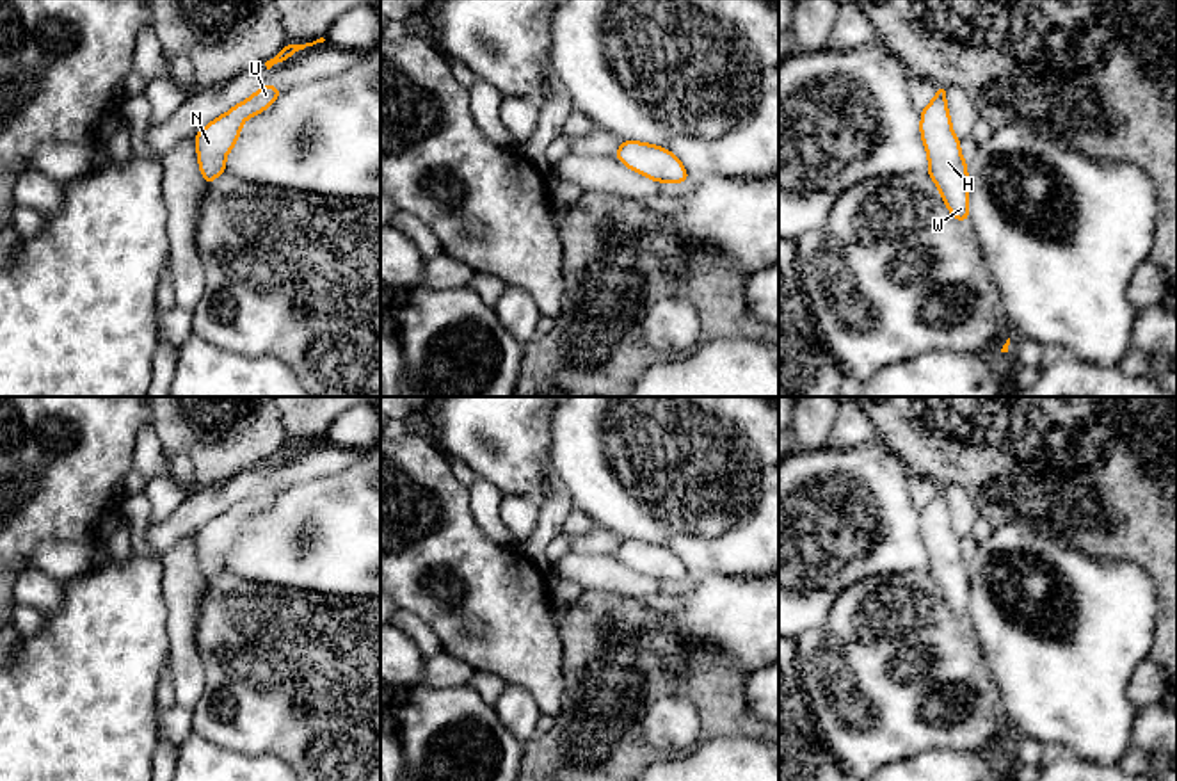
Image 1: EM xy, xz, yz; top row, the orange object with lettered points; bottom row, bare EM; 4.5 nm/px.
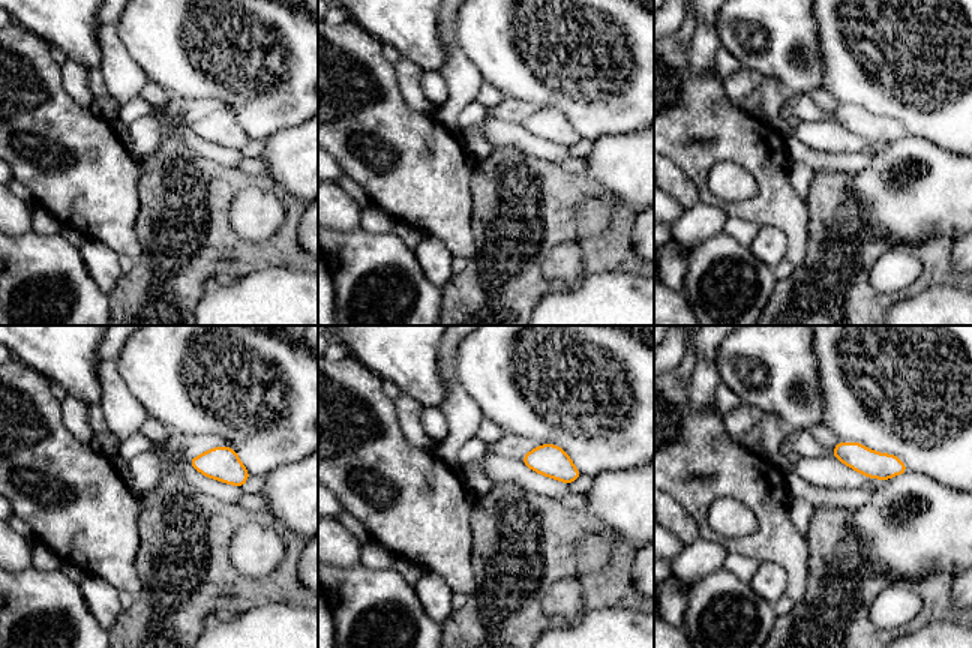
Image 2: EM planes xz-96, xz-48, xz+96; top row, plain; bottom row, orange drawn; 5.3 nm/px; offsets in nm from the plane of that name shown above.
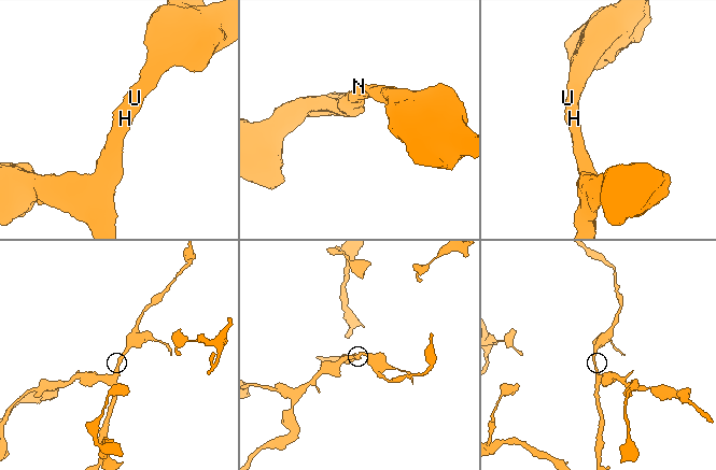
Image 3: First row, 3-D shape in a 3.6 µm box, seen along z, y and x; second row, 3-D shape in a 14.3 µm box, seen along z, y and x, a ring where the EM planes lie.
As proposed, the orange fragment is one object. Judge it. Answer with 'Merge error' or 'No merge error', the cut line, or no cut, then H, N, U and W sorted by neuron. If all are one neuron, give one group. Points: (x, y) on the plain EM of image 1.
No merge error. No split. Groups: H N U W

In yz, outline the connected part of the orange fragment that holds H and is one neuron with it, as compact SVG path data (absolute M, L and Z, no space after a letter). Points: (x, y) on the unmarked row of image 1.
M937 484L935 496L921 511L921 537L928 553L928 575L935 580L951 614L967 621L969 575L960 539L953 532L946 502L948 486Z

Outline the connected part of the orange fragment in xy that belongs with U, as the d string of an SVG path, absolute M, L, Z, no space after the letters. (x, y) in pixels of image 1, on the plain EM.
M263 484L196 532L197 560L206 584L228 569L226 553L236 543L244 519L267 509L279 493L279 486Z

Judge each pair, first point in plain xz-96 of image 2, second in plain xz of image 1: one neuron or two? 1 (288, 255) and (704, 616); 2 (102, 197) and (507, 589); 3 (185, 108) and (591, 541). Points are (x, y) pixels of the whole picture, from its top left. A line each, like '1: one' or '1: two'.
1: two
2: one
3: one

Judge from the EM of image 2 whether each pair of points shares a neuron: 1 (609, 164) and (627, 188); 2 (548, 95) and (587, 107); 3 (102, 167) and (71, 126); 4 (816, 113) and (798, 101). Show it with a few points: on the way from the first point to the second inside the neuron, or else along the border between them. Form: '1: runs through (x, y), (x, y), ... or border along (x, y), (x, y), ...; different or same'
1: runs through (615, 170), (627, 182); same
2: runs through (557, 95), (575, 95), (578, 98); same
3: runs through (92, 156), (72, 137); same
4: runs through (812, 111), (803, 105); same

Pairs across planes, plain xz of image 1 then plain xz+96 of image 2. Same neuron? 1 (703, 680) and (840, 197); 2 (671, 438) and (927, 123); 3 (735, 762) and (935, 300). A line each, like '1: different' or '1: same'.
1: same
2: same
3: same

